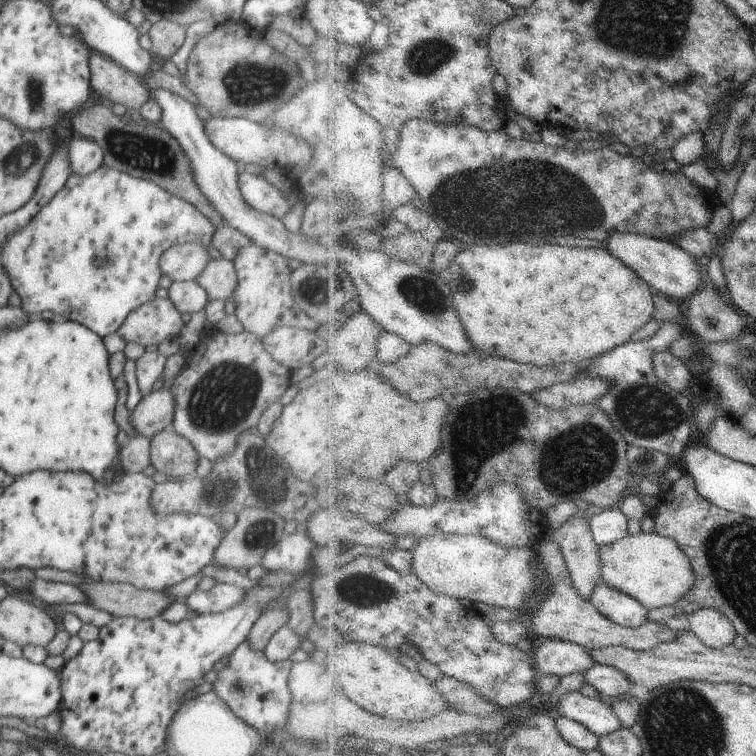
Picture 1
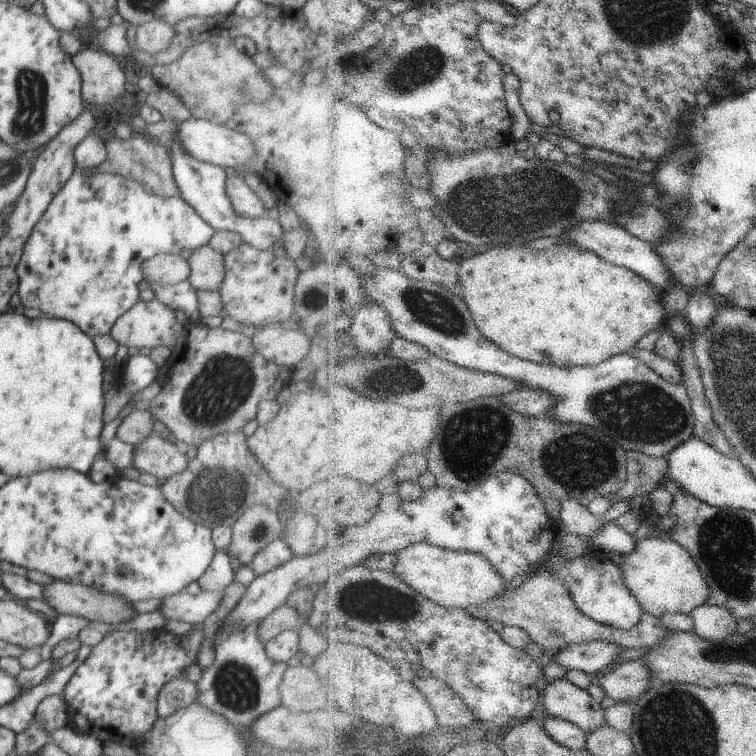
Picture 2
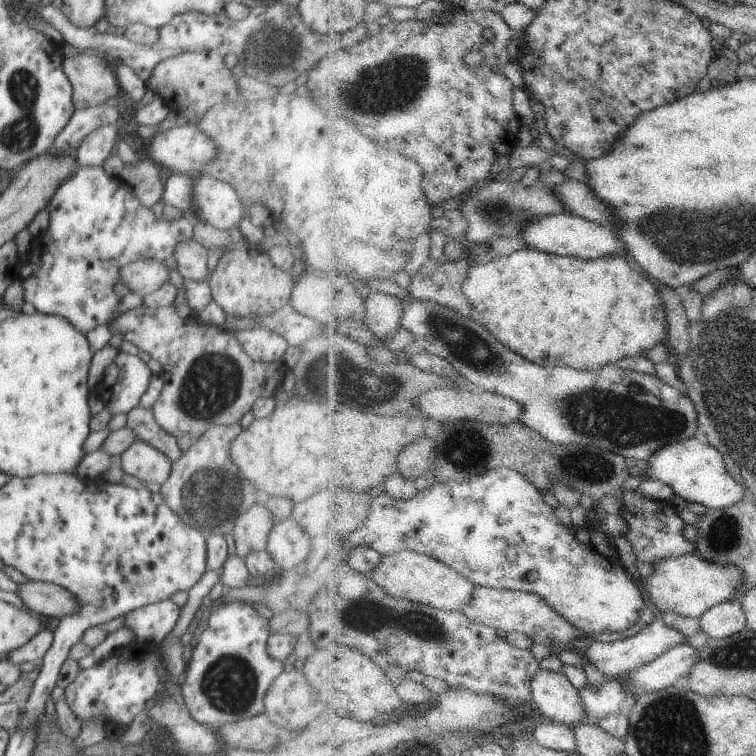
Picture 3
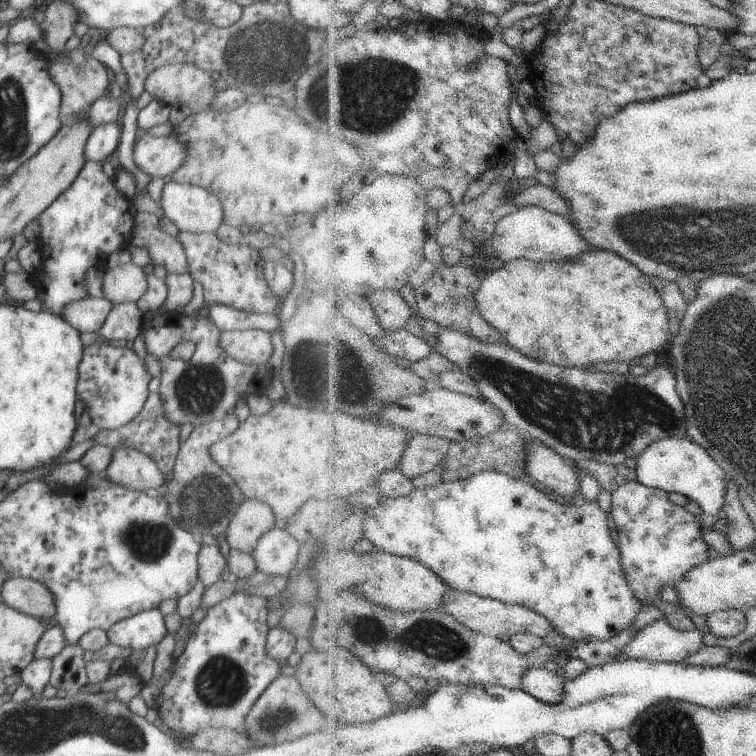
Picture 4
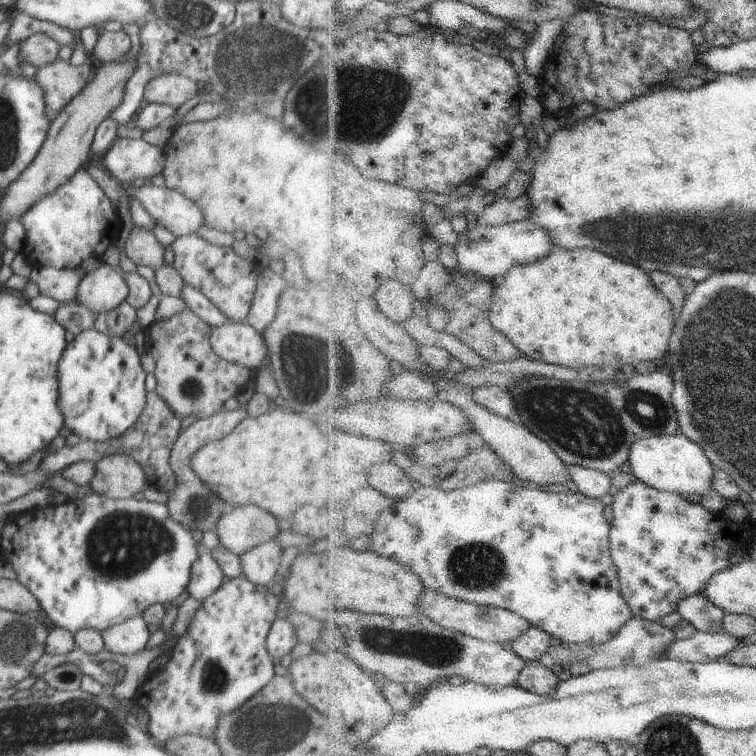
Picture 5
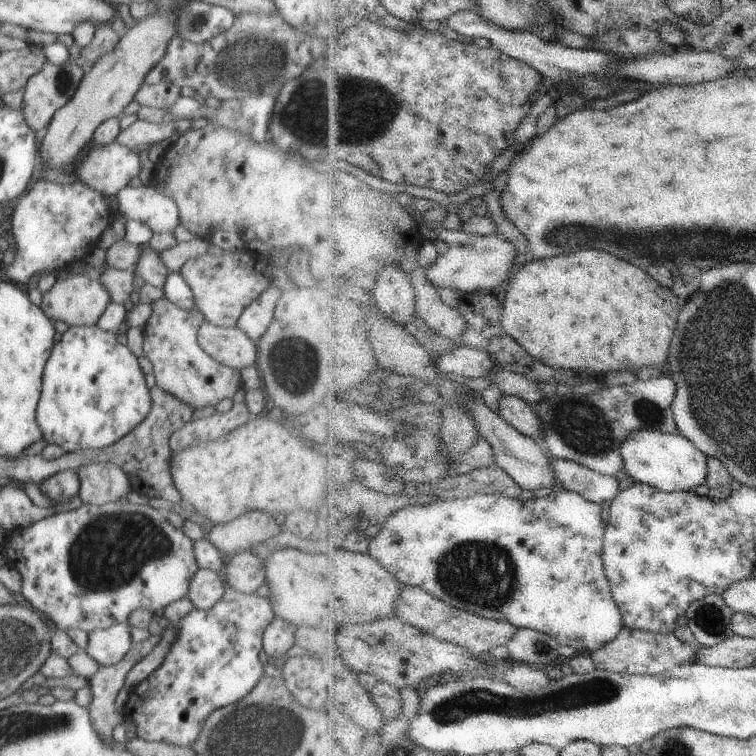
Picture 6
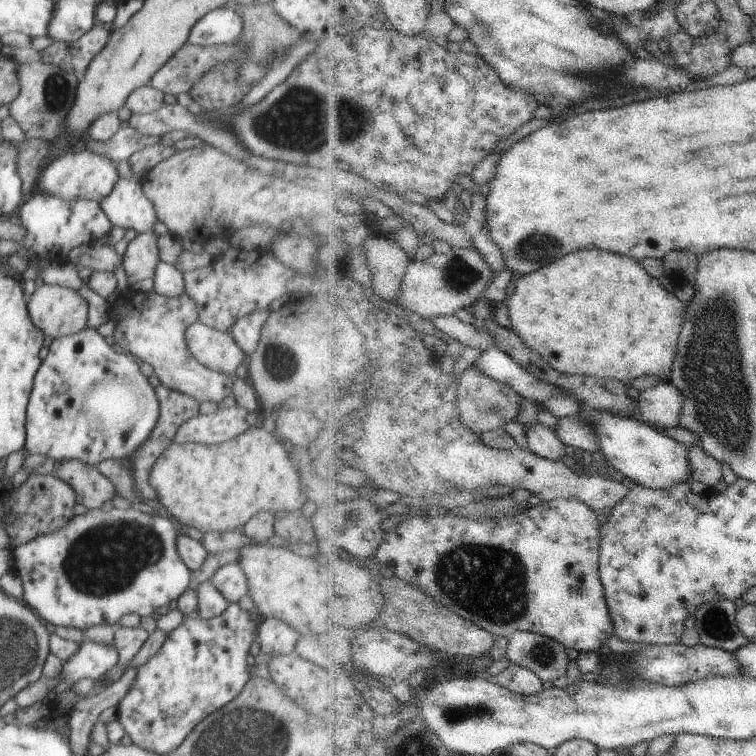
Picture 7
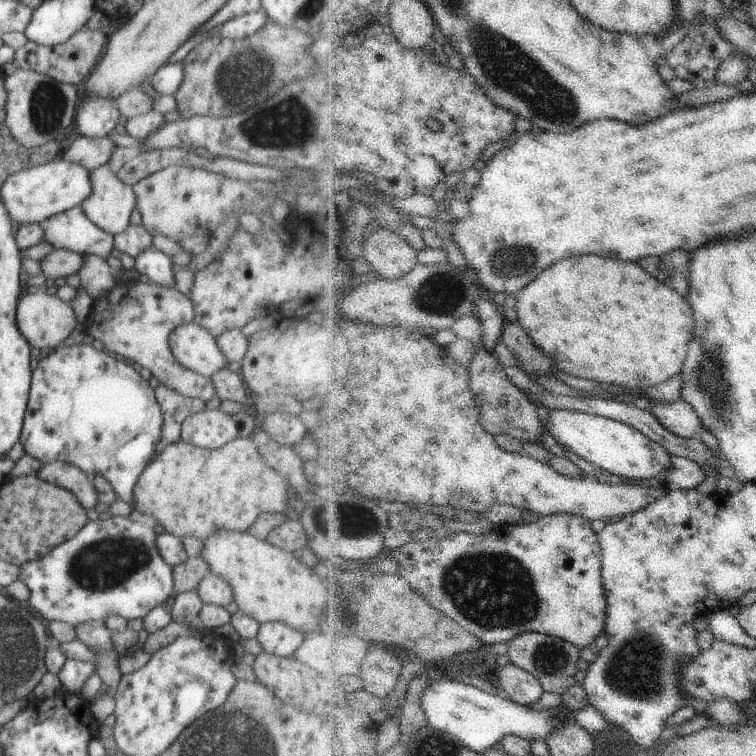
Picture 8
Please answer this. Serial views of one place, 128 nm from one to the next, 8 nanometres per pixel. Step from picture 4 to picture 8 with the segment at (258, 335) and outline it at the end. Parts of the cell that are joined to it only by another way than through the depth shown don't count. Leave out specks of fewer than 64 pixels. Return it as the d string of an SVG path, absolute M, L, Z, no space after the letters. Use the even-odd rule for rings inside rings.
M195 322L174 328L169 345L178 364L202 377L211 377L228 366L227 359L217 347L216 337Z

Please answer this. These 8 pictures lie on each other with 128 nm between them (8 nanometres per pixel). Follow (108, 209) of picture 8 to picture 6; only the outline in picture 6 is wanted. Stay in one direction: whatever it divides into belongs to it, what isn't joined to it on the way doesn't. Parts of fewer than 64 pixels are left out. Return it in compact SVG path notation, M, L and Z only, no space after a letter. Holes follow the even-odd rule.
M152 184L147 186L126 185L115 196L116 200L118 200L118 208L115 213L127 218L127 220L140 220L140 222L144 222L152 230L153 234L173 232L174 228L179 224L177 204L165 194L159 193Z

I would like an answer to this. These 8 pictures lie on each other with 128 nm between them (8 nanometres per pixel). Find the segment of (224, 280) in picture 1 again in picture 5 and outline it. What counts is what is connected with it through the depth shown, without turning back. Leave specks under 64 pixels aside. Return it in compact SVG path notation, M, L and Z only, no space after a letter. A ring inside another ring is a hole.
M134 227L126 242L124 252L137 266L149 266L156 270L163 264L163 247L152 231Z

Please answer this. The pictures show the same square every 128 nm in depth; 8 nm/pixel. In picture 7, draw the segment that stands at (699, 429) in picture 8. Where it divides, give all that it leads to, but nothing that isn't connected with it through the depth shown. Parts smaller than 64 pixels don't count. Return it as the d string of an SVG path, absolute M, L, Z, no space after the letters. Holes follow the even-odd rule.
M673 382L659 384L633 397L641 406L636 419L666 429L682 426L682 415L687 400Z

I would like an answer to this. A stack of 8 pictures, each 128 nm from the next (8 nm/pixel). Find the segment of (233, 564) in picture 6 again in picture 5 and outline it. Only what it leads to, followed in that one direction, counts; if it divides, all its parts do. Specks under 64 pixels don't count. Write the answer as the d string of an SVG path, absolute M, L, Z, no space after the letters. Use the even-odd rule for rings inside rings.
M270 539L239 555L241 579L261 587L271 586L278 570L283 550Z

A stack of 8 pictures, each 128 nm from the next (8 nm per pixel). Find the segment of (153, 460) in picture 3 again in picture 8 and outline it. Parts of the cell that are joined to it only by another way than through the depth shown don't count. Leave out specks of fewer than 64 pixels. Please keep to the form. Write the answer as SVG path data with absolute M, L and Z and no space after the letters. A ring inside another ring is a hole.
M52 461L43 464L36 474L47 483L69 490L85 508L94 509L97 502L97 492L91 476L77 466L62 461Z

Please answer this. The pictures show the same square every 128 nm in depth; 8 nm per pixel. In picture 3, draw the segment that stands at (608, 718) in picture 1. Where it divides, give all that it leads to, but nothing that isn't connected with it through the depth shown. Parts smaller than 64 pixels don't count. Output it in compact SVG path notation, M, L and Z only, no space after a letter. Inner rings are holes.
M563 670L537 672L533 682L533 702L551 721L575 727L584 724L585 700Z

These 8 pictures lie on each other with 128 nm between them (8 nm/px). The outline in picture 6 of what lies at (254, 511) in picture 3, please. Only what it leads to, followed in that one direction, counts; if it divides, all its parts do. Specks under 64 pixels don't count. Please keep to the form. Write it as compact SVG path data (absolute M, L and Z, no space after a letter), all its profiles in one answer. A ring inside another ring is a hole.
M250 512L233 522L213 524L207 539L219 552L225 552L232 557L280 533L282 528L279 520L264 512Z

